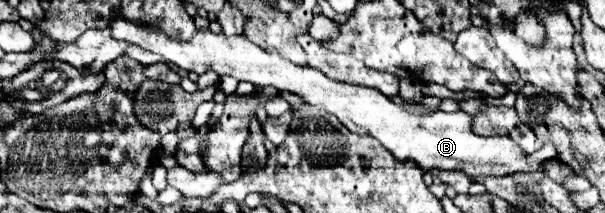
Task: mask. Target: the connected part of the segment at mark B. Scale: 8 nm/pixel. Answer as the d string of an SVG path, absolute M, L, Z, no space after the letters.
M116 16L110 22L112 38L126 40L136 44L144 50L160 54L164 60L172 62L174 66L186 72L215 72L220 78L234 76L236 80L252 82L254 86L274 86L280 92L292 92L304 98L312 106L322 106L330 114L334 114L350 132L354 134L370 134L374 136L384 148L388 148L398 160L412 160L420 166L426 174L432 170L462 170L470 180L486 178L486 176L506 176L516 172L546 172L550 175L548 161L557 157L557 151L552 143L545 144L540 150L532 154L524 154L520 146L516 146L510 138L496 136L486 138L472 132L472 116L464 110L458 112L436 112L430 116L416 116L408 114L404 108L388 100L382 92L364 86L352 86L338 80L324 76L316 68L296 66L290 60L284 60L280 54L264 52L256 48L256 44L248 42L246 36L222 36L210 30L200 30L190 42L172 40L166 34L152 32L148 28L140 28L122 16Z

